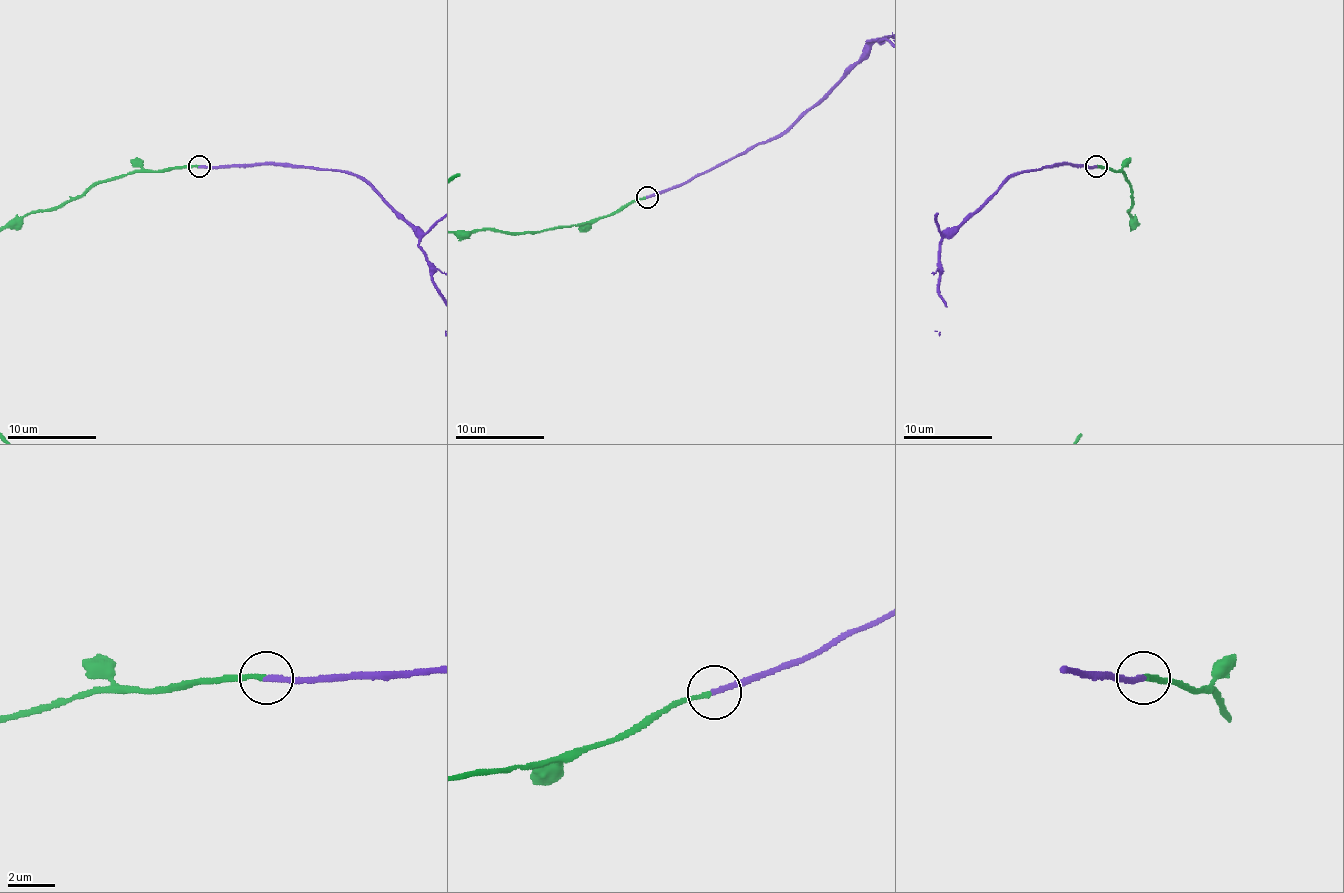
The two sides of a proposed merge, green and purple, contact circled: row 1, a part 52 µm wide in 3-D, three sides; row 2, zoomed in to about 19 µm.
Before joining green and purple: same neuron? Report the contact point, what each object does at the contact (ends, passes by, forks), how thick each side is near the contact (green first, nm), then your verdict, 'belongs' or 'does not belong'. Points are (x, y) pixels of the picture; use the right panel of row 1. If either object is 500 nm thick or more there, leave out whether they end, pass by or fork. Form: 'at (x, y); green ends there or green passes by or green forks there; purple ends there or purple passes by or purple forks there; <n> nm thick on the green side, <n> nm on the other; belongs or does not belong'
at (1096, 166); green ends there; purple ends there; 190 nm thick on the green side, 240 nm on the other; belongs

